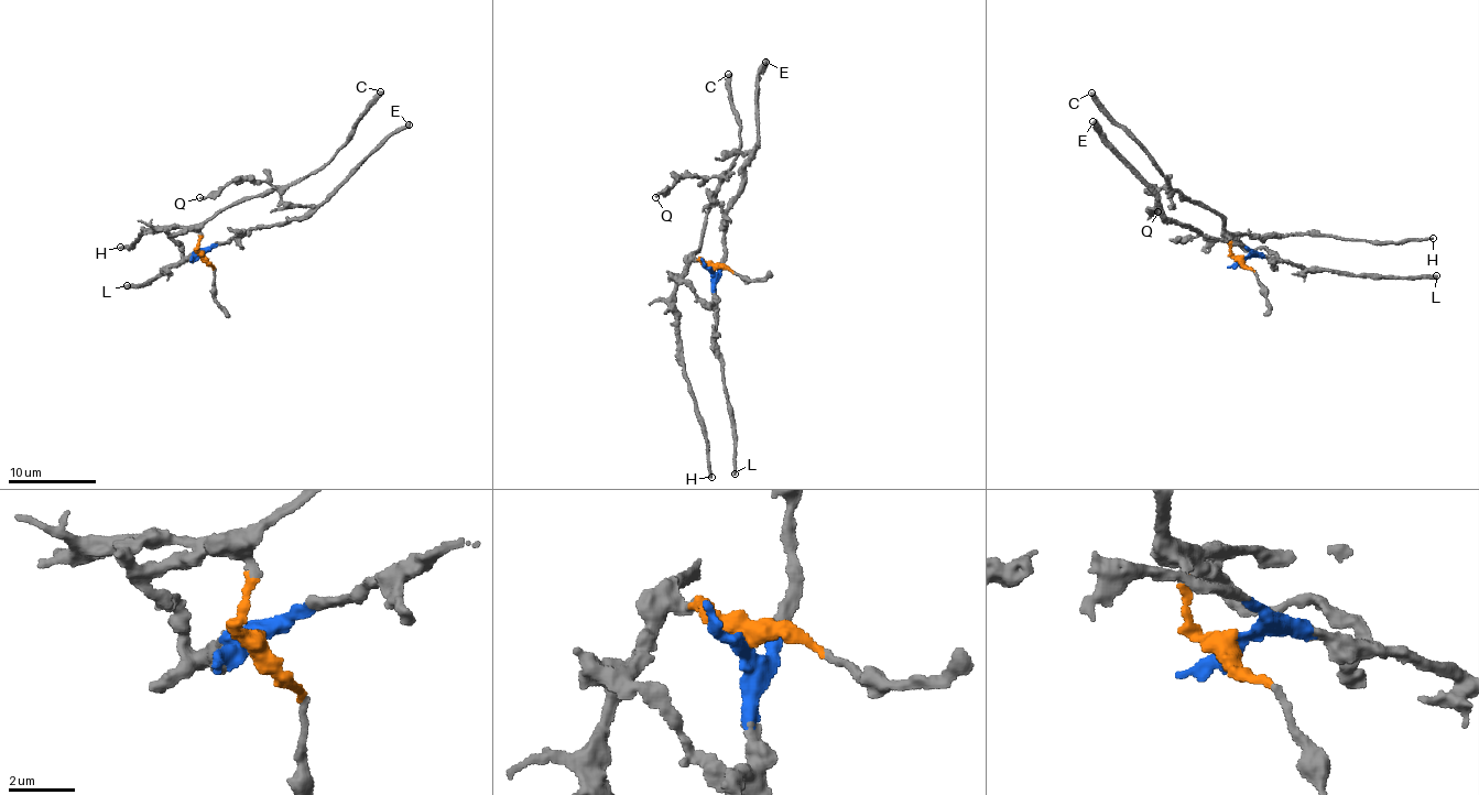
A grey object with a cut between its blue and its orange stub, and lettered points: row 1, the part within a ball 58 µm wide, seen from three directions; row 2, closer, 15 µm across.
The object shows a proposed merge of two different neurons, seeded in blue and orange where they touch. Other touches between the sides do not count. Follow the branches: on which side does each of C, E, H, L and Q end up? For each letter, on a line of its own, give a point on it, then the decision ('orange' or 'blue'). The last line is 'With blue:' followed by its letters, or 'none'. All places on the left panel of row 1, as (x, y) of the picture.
C: place (380, 91); orange
E: place (409, 124); blue
H: place (120, 247); orange
L: place (127, 285); blue
Q: place (199, 197); orange
With blue: E, L

